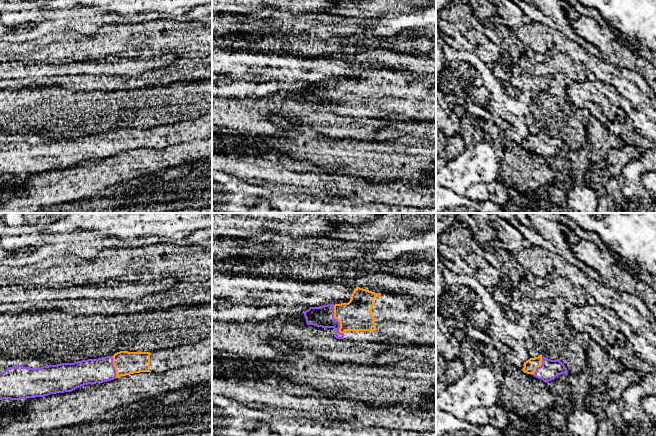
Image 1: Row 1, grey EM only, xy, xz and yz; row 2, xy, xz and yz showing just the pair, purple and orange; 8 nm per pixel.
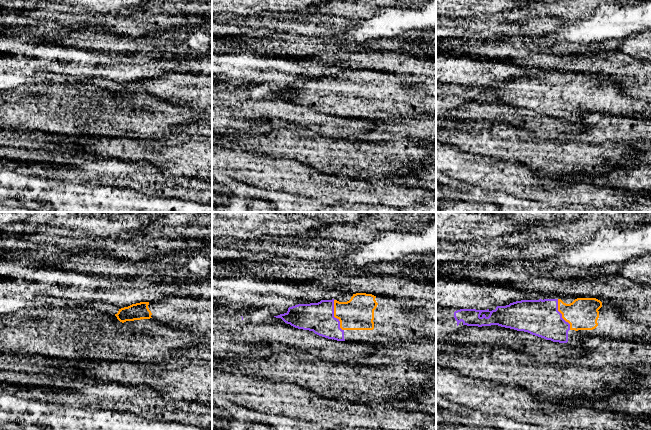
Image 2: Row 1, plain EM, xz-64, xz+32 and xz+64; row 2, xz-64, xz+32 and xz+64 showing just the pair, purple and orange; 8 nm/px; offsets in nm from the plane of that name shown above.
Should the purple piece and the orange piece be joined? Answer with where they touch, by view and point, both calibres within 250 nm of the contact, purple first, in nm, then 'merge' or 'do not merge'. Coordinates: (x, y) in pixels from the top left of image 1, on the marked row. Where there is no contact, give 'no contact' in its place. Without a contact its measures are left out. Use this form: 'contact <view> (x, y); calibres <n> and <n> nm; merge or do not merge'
contact xz (337, 320); calibres 180 and 260 nm; merge

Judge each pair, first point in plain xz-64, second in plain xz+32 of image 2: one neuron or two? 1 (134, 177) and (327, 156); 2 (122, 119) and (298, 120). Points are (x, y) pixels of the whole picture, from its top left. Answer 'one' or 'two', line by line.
1: two
2: one

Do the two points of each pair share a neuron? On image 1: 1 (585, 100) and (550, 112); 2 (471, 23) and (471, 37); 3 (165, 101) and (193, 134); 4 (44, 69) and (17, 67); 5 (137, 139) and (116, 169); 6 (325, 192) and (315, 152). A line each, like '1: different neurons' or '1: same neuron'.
1: different neurons
2: different neurons
3: different neurons
4: same neuron
5: different neurons
6: different neurons

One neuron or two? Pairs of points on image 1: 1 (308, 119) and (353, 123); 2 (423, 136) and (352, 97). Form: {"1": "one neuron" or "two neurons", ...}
{"1": "one neuron", "2": "two neurons"}

